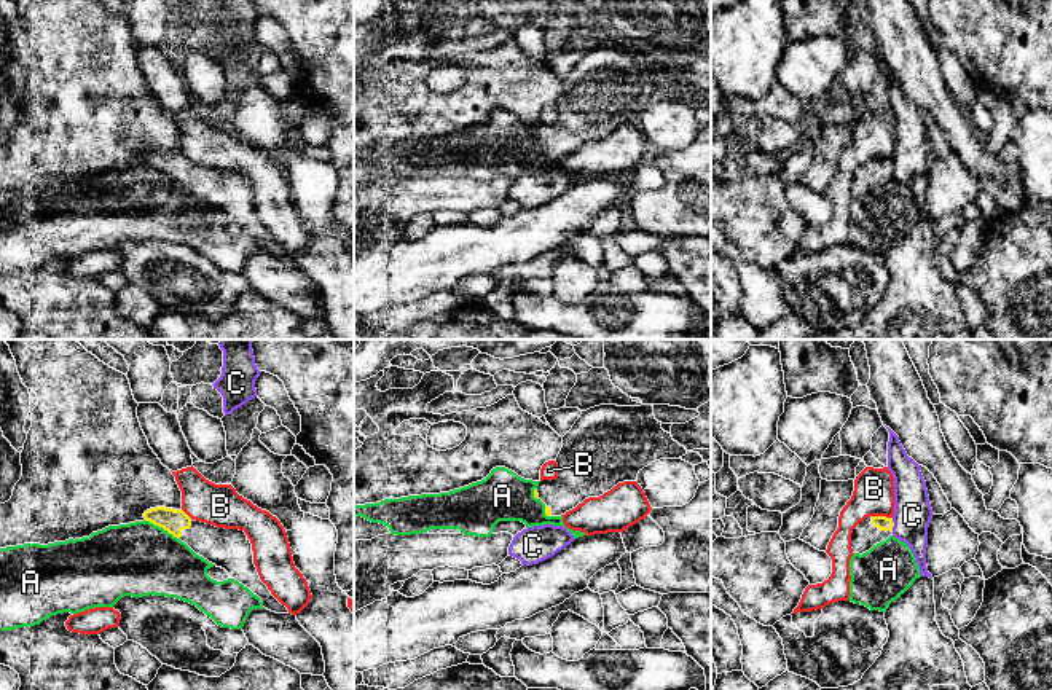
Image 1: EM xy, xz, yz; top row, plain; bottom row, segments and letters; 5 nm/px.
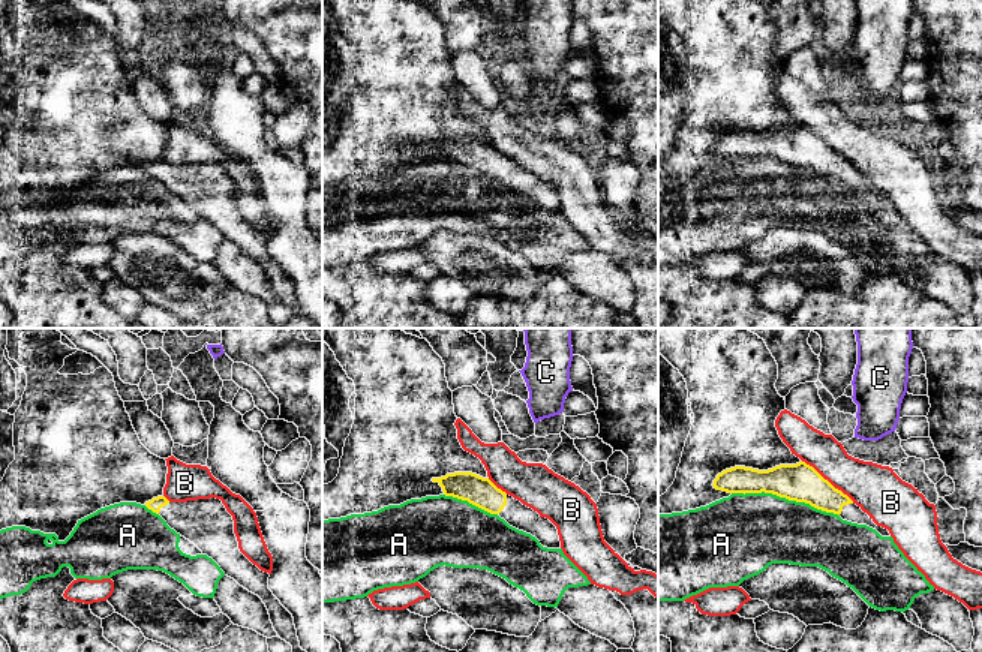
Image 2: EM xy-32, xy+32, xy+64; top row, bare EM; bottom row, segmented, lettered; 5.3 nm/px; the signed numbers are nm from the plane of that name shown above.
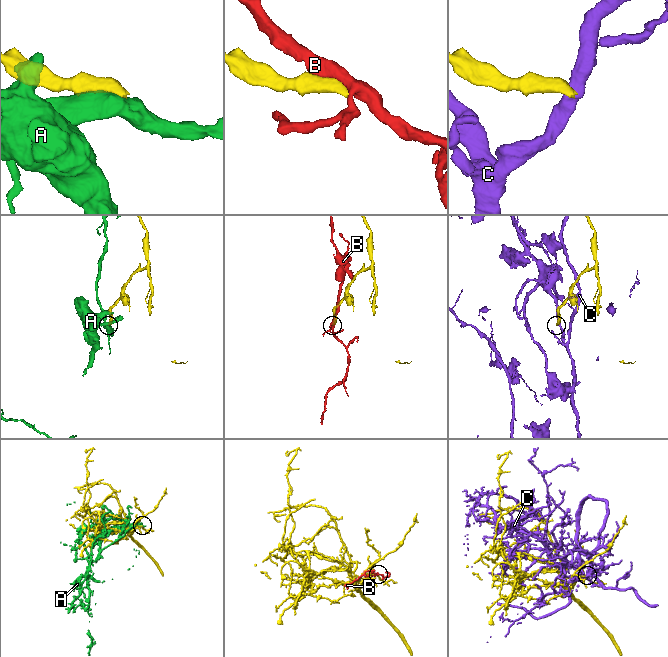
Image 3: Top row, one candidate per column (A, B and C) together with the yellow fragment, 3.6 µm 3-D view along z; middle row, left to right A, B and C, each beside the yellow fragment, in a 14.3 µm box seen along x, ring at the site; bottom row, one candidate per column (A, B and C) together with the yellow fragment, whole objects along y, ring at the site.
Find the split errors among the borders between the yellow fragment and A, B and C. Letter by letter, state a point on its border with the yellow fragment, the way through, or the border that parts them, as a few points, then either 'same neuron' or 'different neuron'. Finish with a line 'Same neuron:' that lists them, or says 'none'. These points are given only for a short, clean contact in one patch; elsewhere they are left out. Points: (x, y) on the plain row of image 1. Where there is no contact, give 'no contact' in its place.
A: contact xy (161, 169); different neuron
B: contact yz (882, 160); different neuron
C: contact yz (893, 168); different neuron
Same neuron: none

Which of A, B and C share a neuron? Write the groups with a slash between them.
A / B / C

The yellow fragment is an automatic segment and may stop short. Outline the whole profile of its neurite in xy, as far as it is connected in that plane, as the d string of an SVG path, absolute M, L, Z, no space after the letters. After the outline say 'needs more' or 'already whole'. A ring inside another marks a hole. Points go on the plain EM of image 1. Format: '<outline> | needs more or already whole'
M166 150L150 151L143 156L143 161L185 185L196 198L225 212L231 222L257 237L265 252L289 257L287 250L260 223L253 207L252 186L244 174L215 171L191 163L183 153Z | needs more

